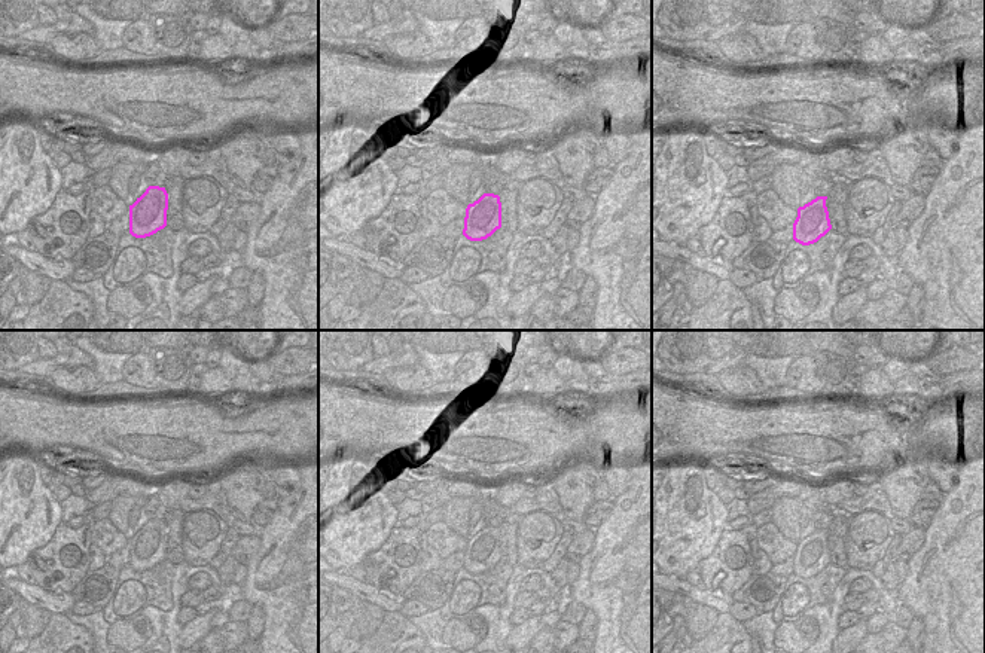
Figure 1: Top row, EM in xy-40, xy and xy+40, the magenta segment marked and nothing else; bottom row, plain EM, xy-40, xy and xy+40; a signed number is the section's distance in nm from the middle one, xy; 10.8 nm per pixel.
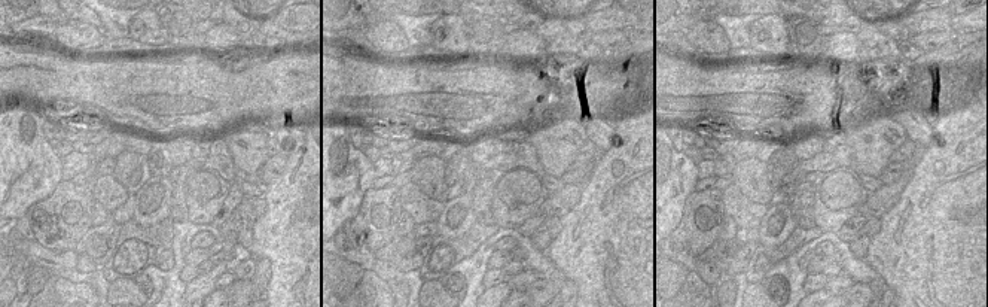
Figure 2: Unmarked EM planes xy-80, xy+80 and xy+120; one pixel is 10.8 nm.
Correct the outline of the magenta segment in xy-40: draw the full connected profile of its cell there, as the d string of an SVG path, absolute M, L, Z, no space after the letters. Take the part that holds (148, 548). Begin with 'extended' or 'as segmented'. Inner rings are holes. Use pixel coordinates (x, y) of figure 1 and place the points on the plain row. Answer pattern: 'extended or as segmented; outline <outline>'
as segmented; outline M149 519L146 525L129 538L129 567L146 571L167 559L168 527L165 521Z

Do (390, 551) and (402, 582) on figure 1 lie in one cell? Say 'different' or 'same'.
same

